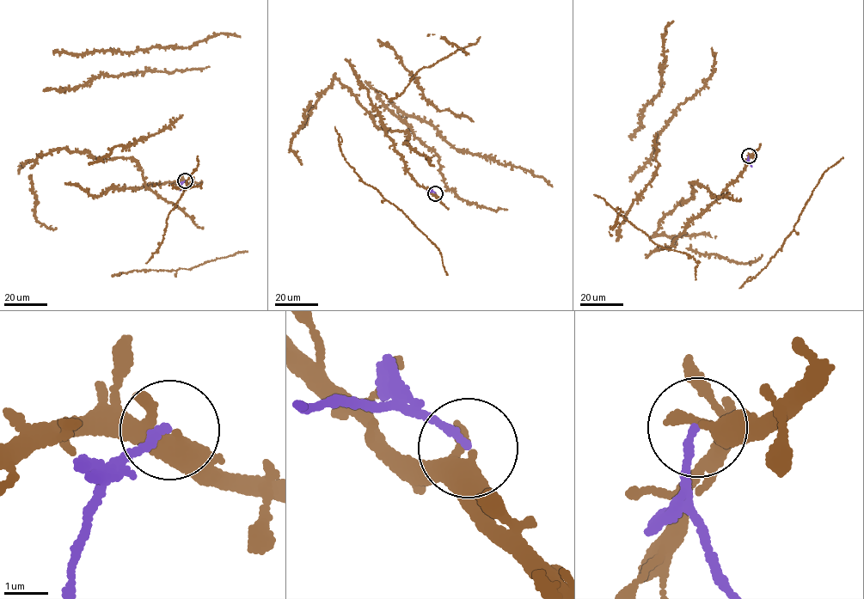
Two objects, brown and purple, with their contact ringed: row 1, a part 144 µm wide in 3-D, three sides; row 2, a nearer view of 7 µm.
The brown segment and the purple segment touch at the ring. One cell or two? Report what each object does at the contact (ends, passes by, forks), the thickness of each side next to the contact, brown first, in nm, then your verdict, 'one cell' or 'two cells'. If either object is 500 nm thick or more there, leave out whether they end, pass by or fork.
brown forks; purple ends; calibres 260 and 170 nm; two cells

